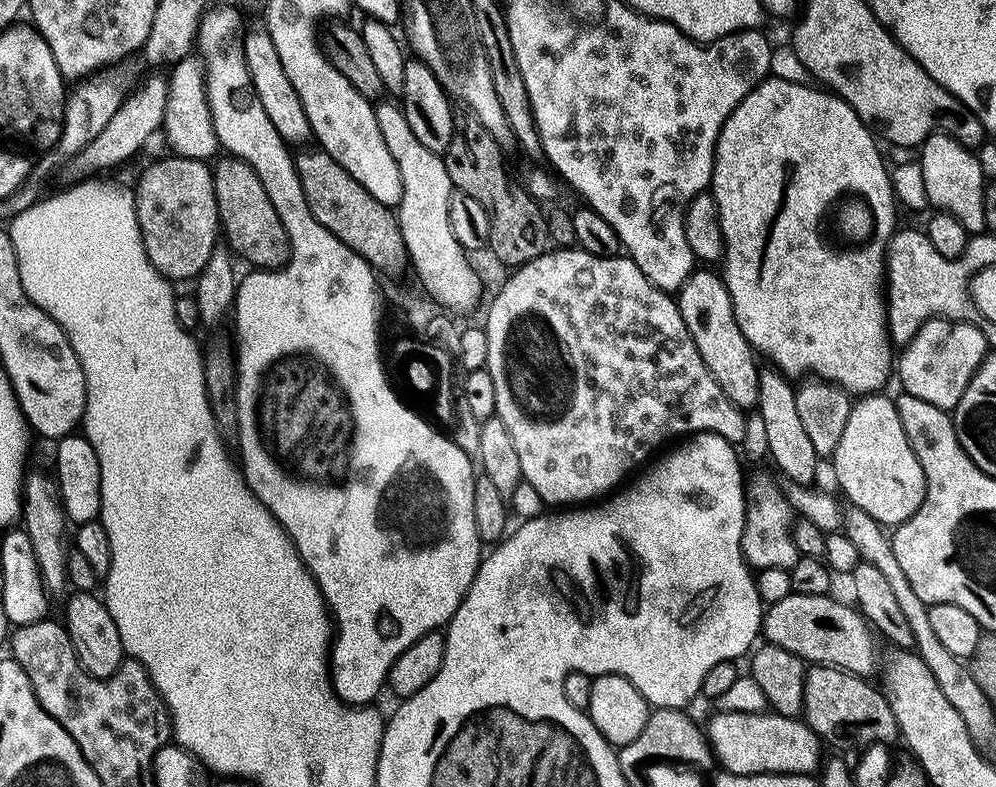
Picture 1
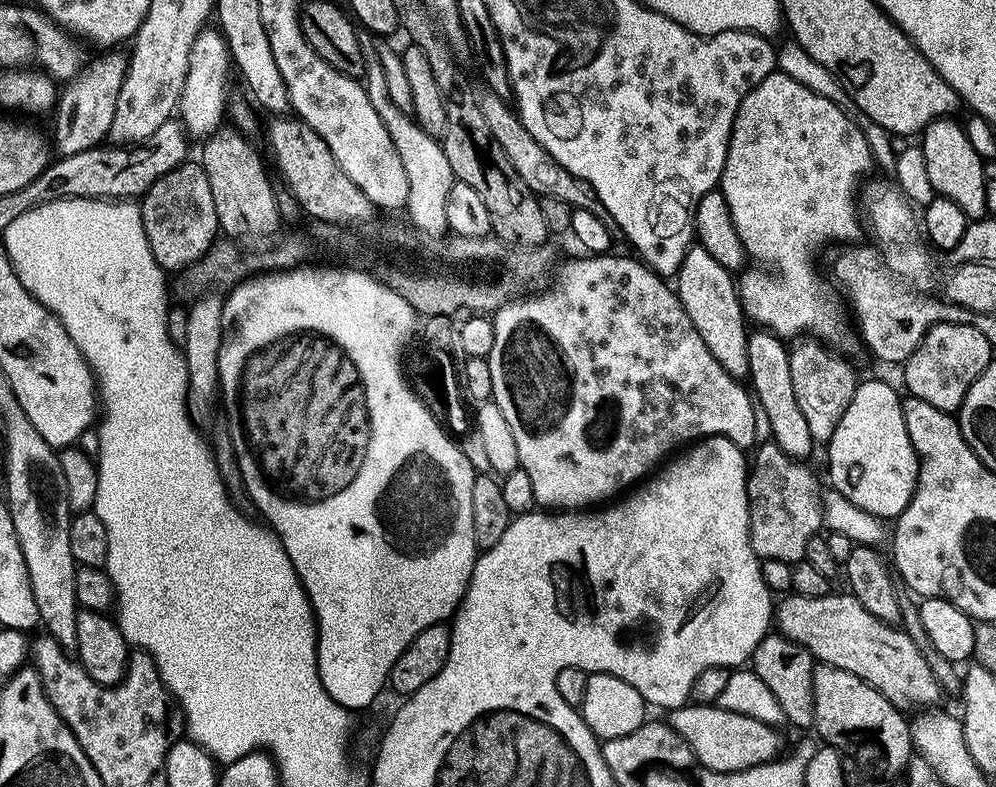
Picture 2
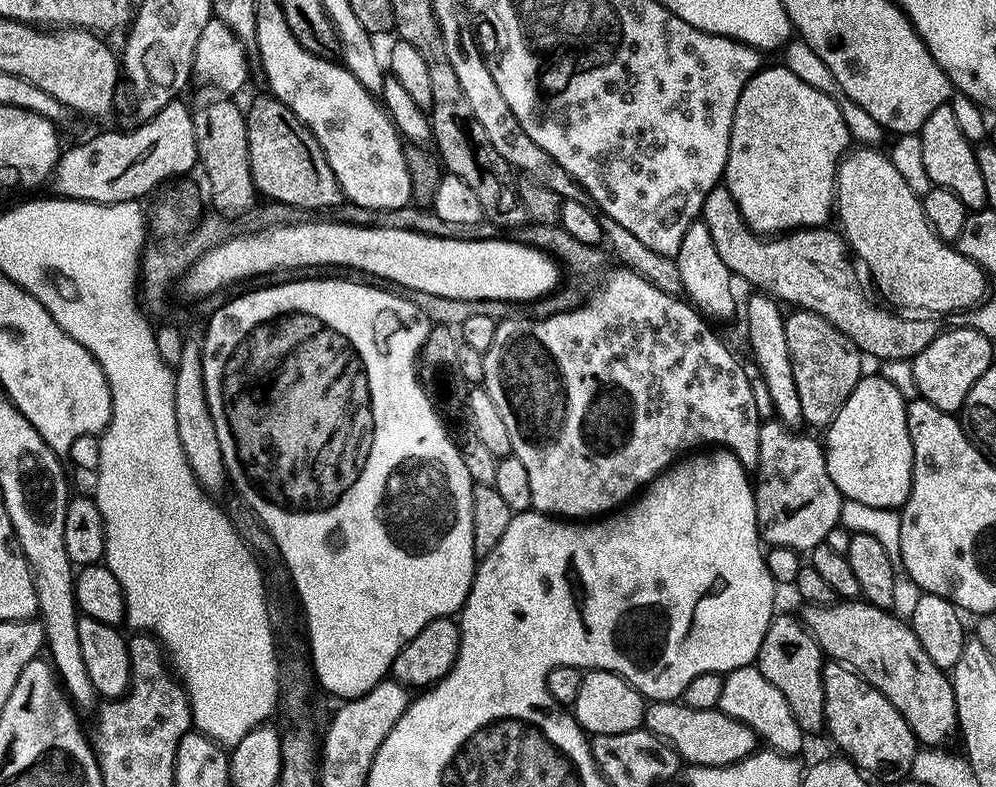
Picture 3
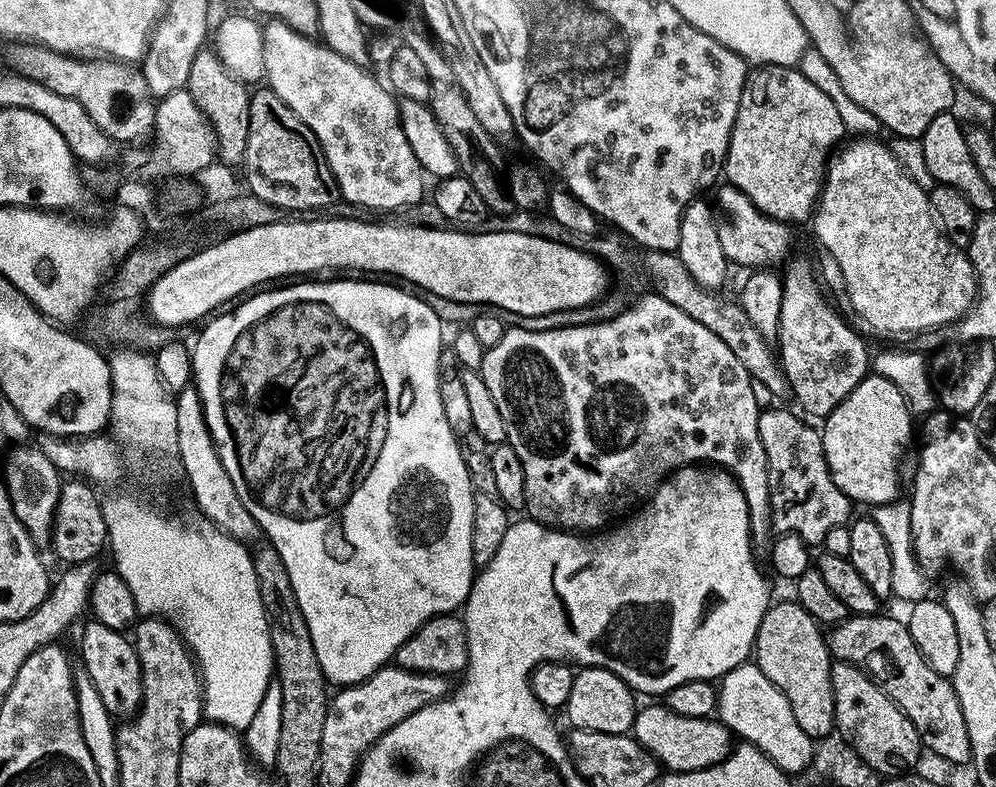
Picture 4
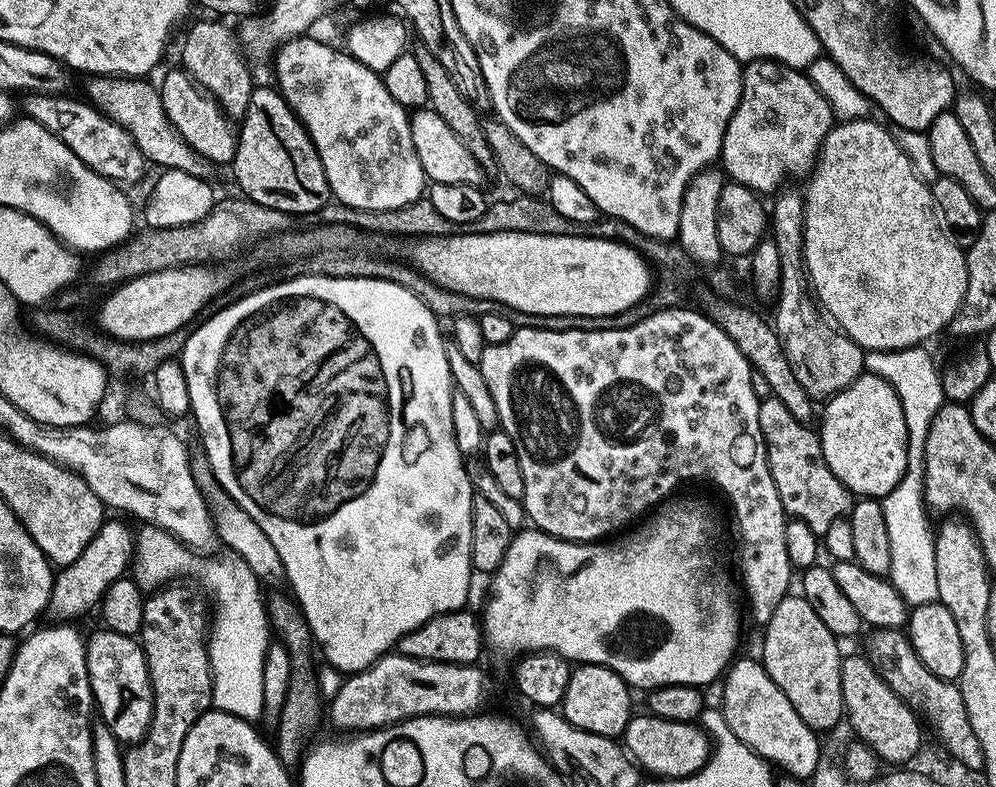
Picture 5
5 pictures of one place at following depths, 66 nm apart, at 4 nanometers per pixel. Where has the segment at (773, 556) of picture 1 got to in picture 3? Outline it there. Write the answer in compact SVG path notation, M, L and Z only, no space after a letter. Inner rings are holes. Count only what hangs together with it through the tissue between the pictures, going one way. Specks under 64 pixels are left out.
M775 418L765 419L760 426L760 437L758 438L758 454L760 455L760 463L754 472L754 495L756 497L756 527L760 533L761 541L765 545L773 548L793 548L796 552L801 554L811 553L814 546L825 543L827 541L830 530L840 524L840 506L842 497L840 492L834 486L834 482L828 473L826 466L826 458L824 457L825 449L816 440L811 440L808 436L796 436L797 434L793 429L787 428L786 425L780 423Z

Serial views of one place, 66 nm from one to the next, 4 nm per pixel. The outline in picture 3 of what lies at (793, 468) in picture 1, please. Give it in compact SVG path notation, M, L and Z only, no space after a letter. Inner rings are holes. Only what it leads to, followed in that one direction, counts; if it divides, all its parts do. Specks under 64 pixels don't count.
M754 292L746 304L746 336L752 352L752 358L760 376L764 379L764 388L768 391L768 400L772 403L775 419L793 430L804 424L802 402L798 398L798 389L794 386L794 371L791 370L790 350L786 342L783 311L779 303L764 292Z

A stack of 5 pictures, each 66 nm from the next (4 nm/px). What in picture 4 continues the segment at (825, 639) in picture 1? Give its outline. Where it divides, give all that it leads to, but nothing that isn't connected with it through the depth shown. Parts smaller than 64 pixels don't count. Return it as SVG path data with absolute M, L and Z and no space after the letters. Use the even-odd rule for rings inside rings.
M848 606L843 615L837 620L824 622L822 631L827 639L828 647L833 653L836 652L841 661L855 664L871 676L873 682L879 686L887 696L910 718L910 722L916 727L916 733L920 736L921 745L946 760L956 764L969 764L972 760L972 747L970 746L969 734L966 732L966 724L962 719L961 702L957 696L953 677L947 672L938 670L930 658L918 646L918 642L912 633L912 625L907 619L904 620L892 610L870 610L866 606Z

